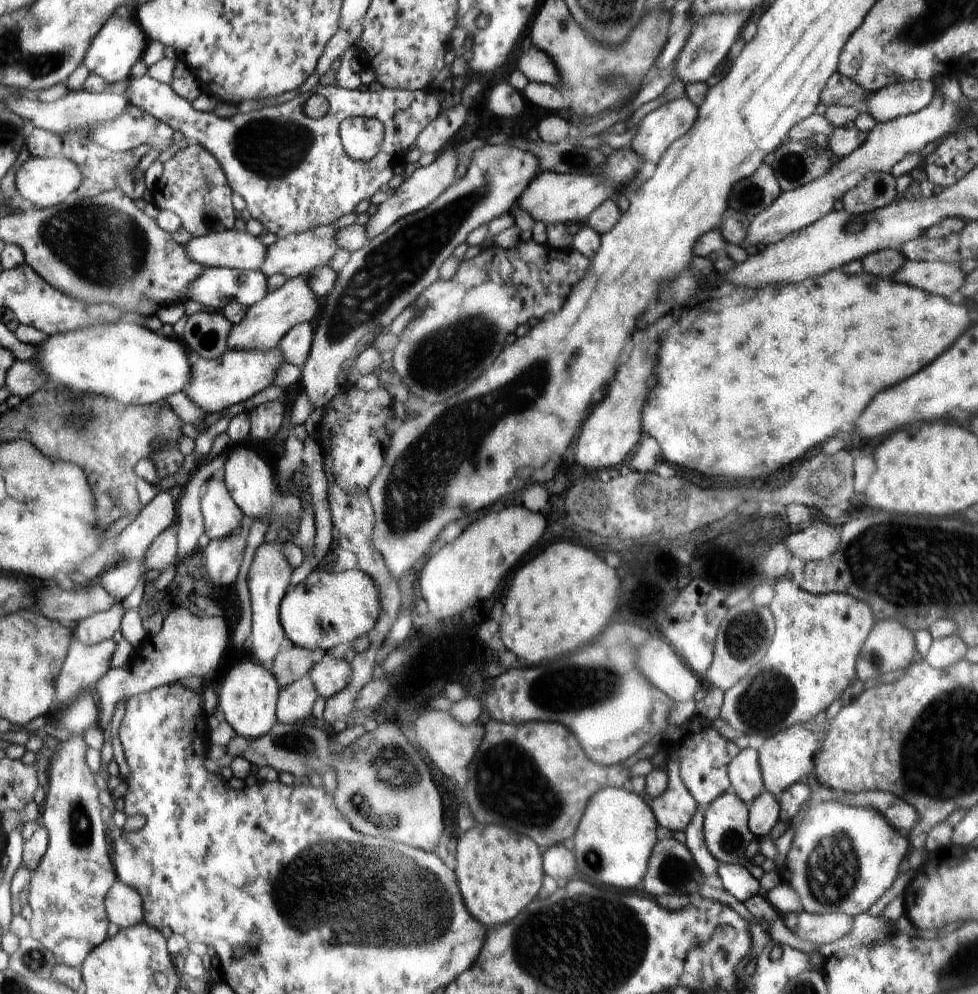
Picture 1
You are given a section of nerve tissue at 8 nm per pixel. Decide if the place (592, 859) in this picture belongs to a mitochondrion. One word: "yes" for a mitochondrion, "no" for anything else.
yes

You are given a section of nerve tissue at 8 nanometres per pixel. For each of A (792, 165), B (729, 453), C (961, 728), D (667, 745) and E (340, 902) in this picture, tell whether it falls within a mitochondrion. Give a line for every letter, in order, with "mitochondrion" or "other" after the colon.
A: mitochondrion
B: other
C: mitochondrion
D: other
E: mitochondrion

